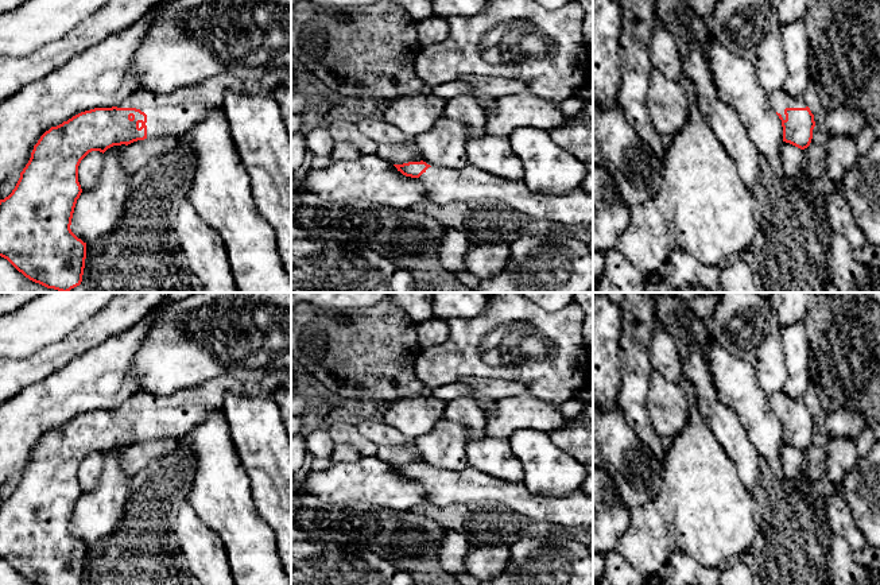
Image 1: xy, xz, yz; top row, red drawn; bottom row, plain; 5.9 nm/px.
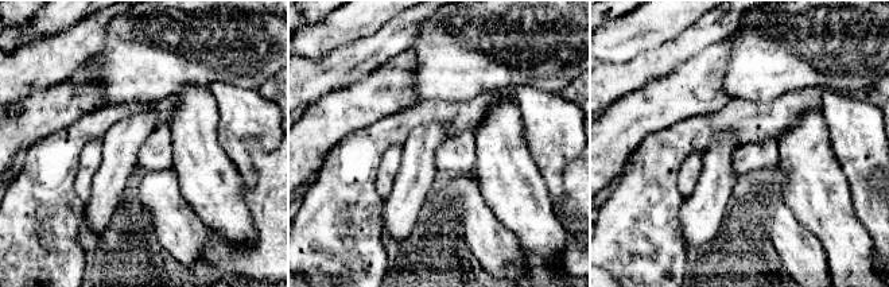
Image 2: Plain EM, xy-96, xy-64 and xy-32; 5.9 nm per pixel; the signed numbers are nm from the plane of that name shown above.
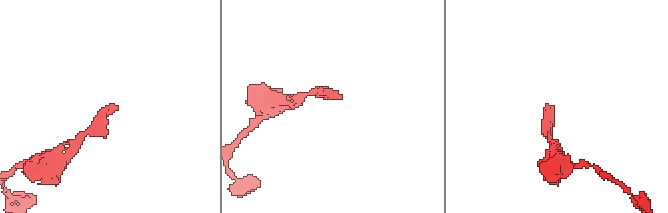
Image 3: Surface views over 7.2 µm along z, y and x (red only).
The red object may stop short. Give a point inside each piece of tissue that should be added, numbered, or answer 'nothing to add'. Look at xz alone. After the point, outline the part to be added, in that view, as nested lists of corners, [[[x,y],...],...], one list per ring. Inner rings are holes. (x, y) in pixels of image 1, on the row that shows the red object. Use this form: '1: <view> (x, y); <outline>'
1: xz (572, 210); [[[466,164],[461,170],[445,170],[431,166],[419,179],[425,185],[426,201],[439,206],[451,202],[503,202],[519,213],[528,214],[531,218],[559,224],[563,230],[578,229],[581,226],[593,228],[593,194],[585,193],[579,187],[559,195],[534,193],[523,181],[508,181],[477,170],[470,164]]]

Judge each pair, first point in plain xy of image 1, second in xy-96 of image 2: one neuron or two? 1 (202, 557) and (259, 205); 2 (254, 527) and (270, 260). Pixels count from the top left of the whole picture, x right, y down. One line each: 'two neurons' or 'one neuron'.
1: two neurons
2: two neurons

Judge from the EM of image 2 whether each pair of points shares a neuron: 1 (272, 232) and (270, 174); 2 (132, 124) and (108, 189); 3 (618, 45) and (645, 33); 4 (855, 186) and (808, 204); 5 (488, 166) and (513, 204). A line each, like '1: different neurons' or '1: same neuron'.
1: same neuron
2: same neuron
3: same neuron
4: different neurons
5: same neuron

